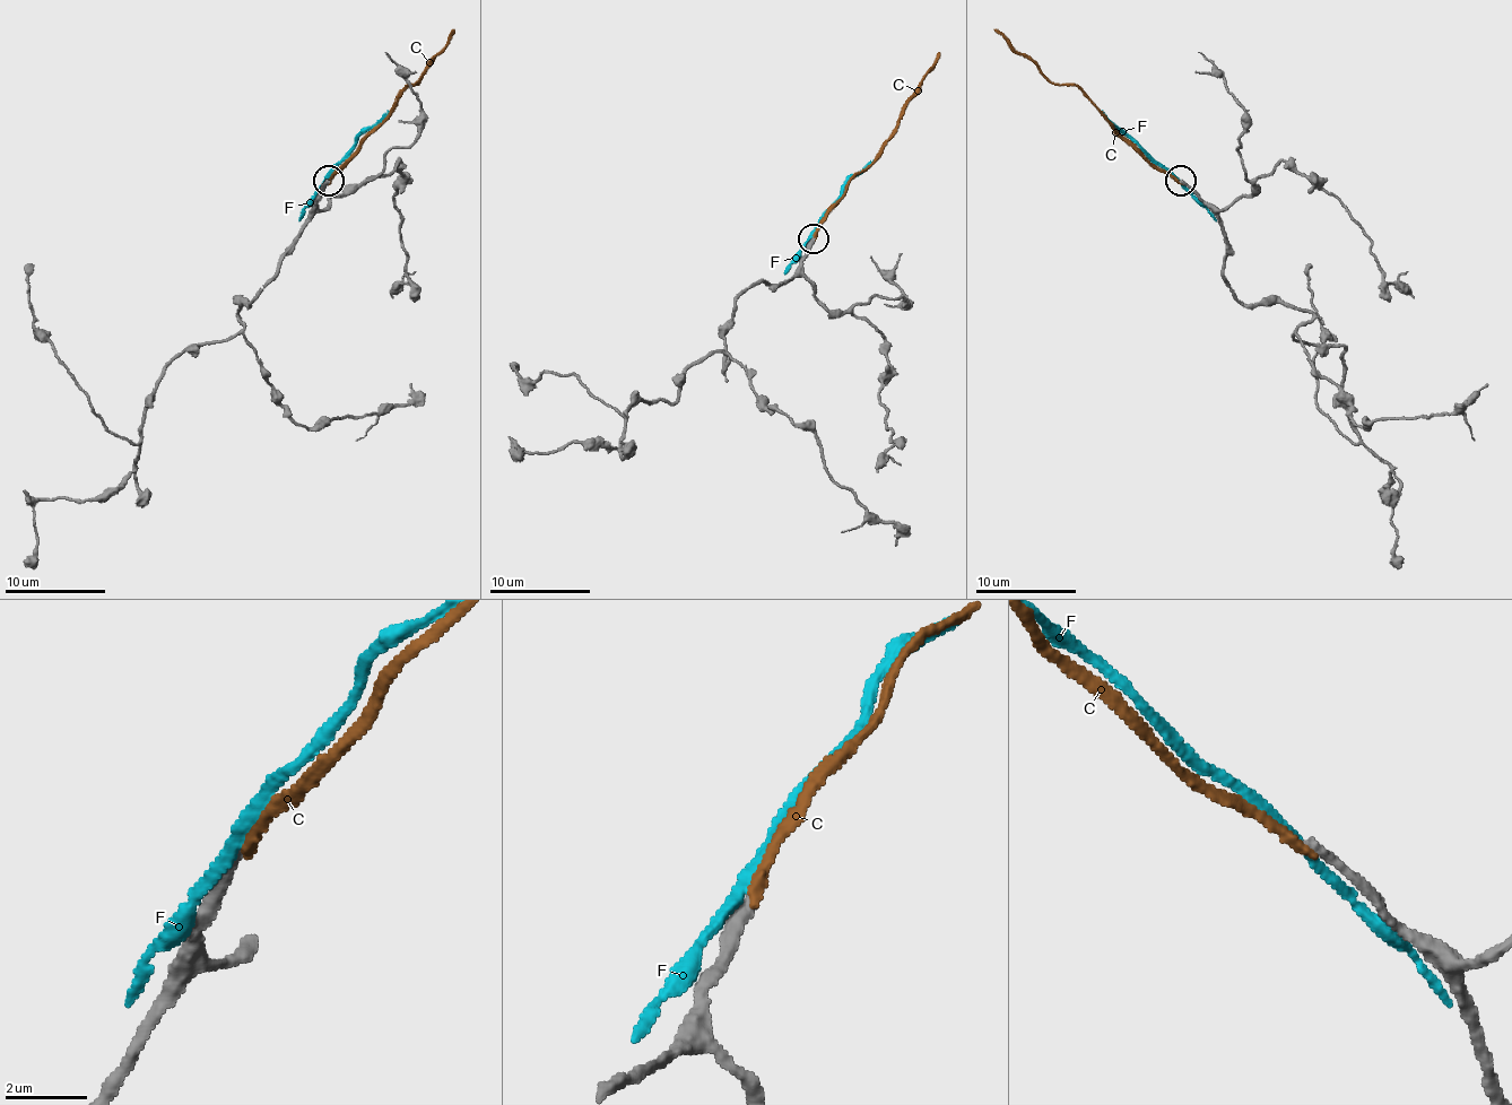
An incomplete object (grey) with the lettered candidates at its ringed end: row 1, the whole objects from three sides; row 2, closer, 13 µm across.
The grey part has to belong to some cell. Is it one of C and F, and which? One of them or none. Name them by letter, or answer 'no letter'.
no letter

